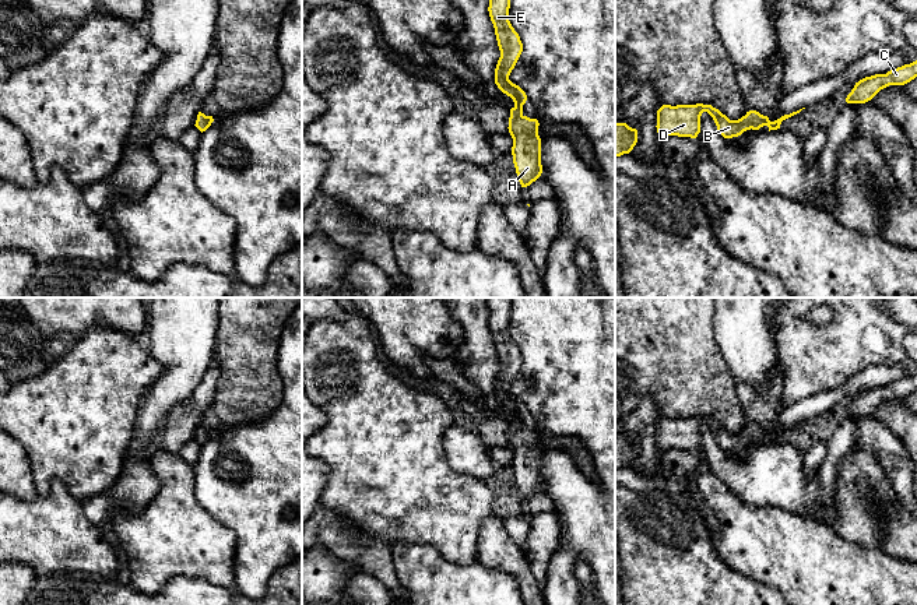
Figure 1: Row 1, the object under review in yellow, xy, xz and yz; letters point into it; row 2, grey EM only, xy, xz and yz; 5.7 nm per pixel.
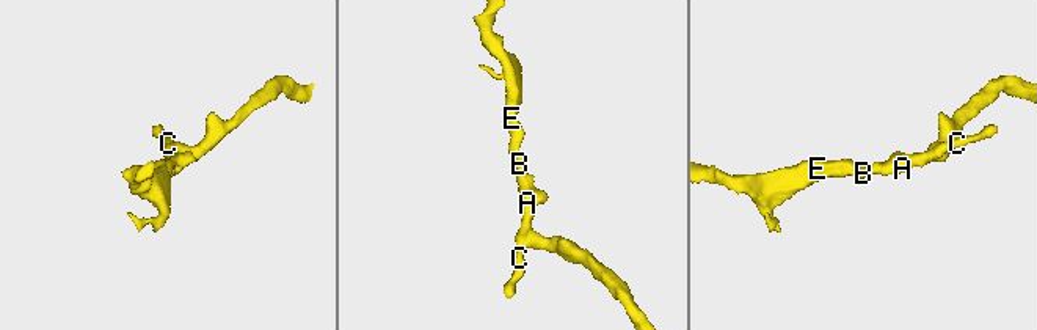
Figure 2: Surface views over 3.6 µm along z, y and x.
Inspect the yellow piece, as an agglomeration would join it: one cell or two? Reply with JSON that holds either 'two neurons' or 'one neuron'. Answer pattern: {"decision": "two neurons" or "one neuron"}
{"decision": "one neuron"}

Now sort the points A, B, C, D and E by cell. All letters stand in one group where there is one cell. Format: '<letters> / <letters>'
A B C D E

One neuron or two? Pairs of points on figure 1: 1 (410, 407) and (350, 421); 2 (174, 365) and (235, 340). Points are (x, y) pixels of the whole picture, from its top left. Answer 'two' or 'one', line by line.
1: one
2: two

